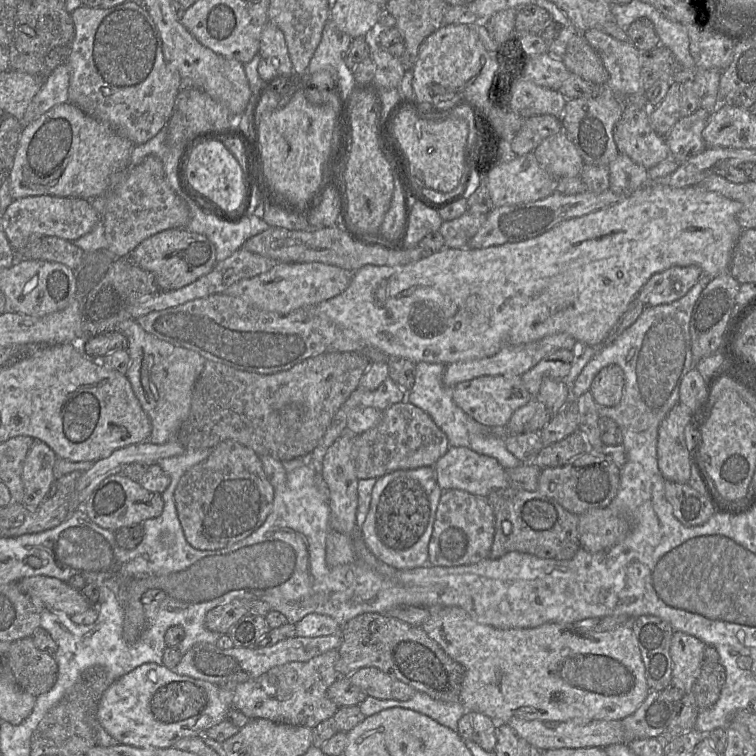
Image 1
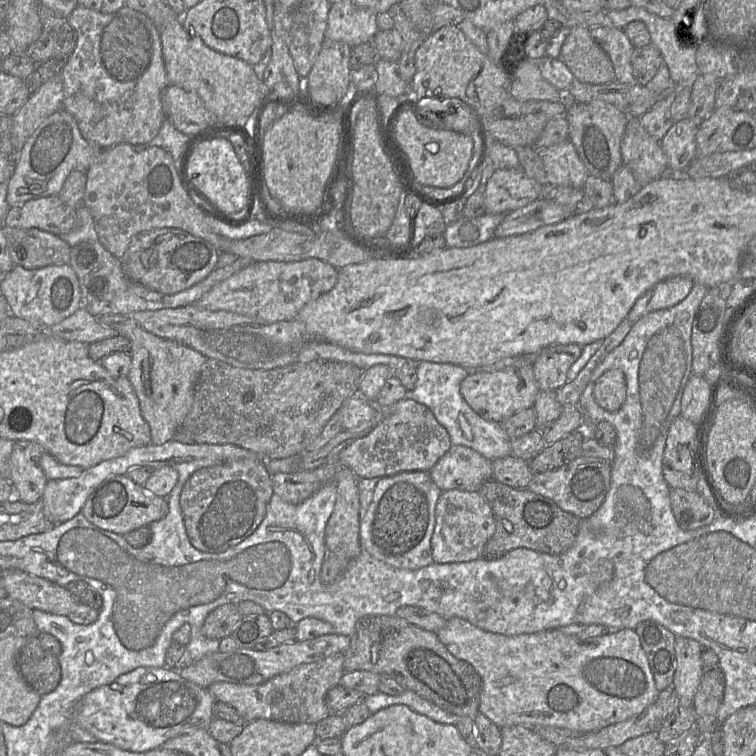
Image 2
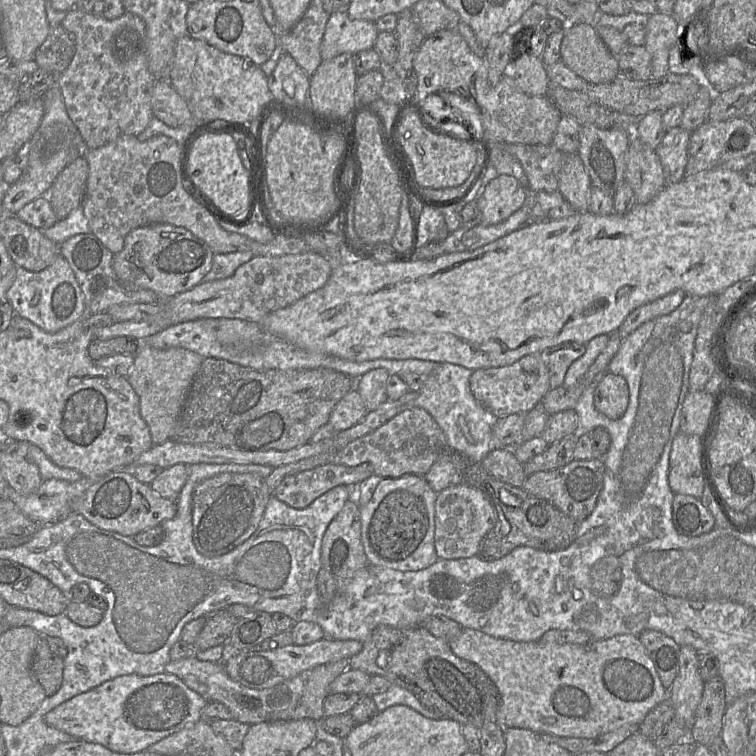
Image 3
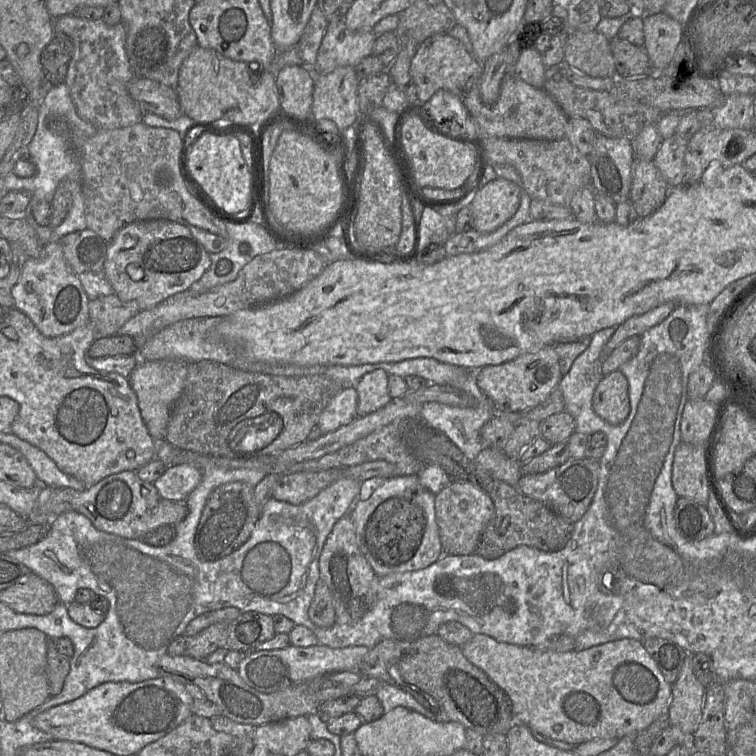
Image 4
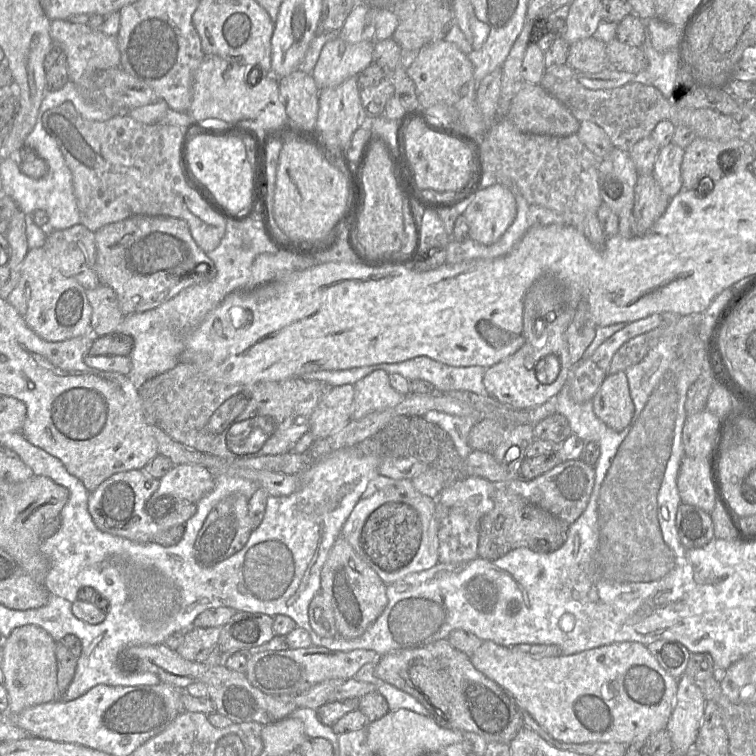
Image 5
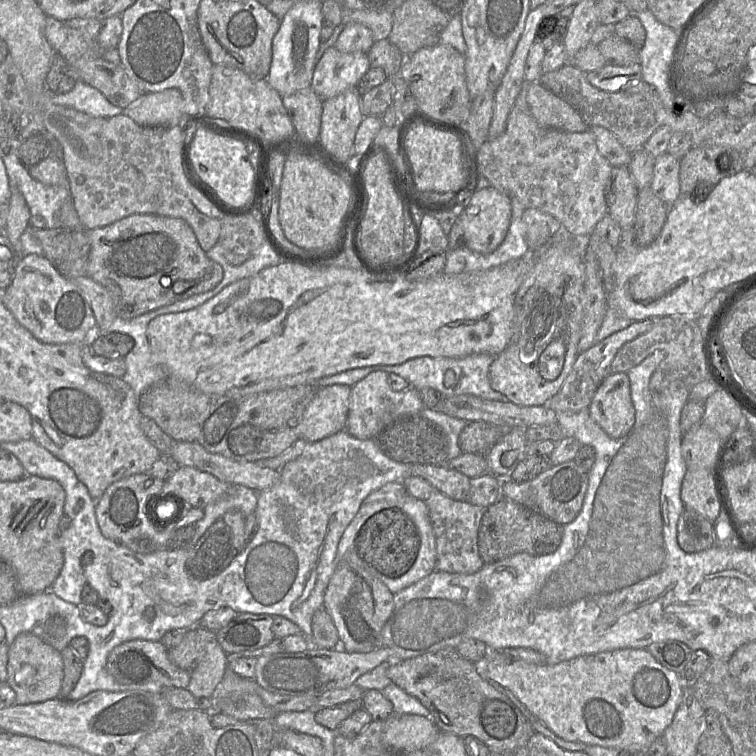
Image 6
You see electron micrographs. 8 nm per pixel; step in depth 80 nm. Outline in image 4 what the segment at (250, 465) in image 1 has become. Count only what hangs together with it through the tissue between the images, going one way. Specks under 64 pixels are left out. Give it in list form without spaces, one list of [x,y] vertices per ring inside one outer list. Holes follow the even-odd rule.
[[[230,482],[216,488],[208,497],[194,536],[194,548],[201,561],[219,560],[238,549],[249,538],[261,510],[254,500],[254,488],[243,482]]]

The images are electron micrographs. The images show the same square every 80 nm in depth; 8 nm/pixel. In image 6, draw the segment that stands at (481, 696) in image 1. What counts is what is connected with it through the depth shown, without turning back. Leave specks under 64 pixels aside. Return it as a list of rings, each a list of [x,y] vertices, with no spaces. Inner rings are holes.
[[[623,648],[578,656],[556,664],[515,660],[502,651],[490,651],[475,662],[477,672],[491,683],[510,690],[558,737],[571,742],[643,753],[670,725],[683,697],[680,675],[663,666],[645,648]]]

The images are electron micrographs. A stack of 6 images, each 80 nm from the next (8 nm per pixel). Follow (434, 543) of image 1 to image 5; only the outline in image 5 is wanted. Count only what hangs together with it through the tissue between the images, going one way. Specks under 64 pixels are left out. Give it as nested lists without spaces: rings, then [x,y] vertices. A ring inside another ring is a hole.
[[[468,476],[446,485],[436,500],[446,508],[464,508],[467,515],[480,522],[494,507],[496,488],[496,484],[485,478]]]

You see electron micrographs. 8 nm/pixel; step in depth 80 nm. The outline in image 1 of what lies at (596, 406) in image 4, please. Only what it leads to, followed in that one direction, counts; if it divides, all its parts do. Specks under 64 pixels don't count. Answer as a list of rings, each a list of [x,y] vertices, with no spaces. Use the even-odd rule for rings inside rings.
[[[616,364],[602,368],[594,377],[589,391],[598,406],[617,406],[624,394],[625,375]]]

